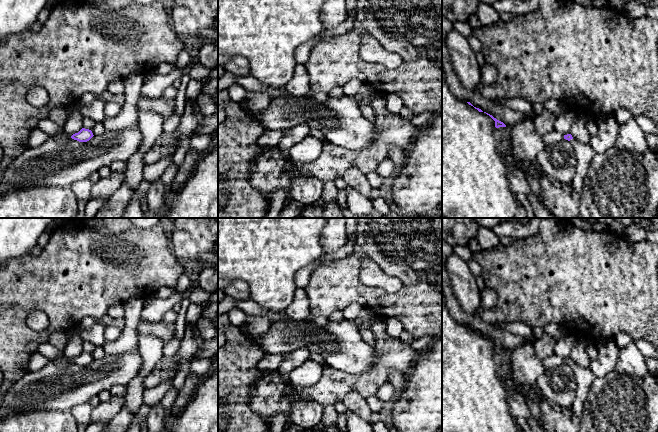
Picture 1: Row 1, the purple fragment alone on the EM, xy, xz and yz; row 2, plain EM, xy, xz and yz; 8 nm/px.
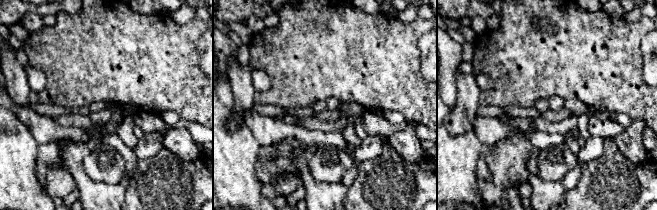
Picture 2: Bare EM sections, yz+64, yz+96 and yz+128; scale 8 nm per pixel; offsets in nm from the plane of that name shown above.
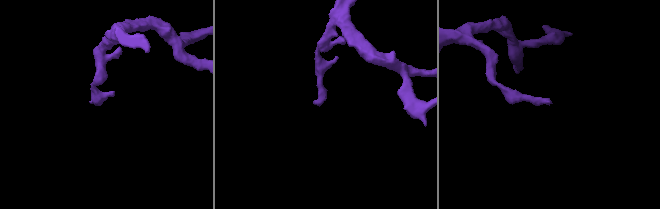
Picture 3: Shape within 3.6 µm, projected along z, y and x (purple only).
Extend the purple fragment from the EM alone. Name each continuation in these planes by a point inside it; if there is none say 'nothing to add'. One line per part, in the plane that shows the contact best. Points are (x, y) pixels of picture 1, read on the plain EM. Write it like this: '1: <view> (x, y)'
1: yz (584, 376)

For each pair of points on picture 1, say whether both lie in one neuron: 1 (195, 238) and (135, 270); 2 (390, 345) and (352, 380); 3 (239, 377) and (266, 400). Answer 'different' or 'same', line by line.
1: different
2: same
3: different

